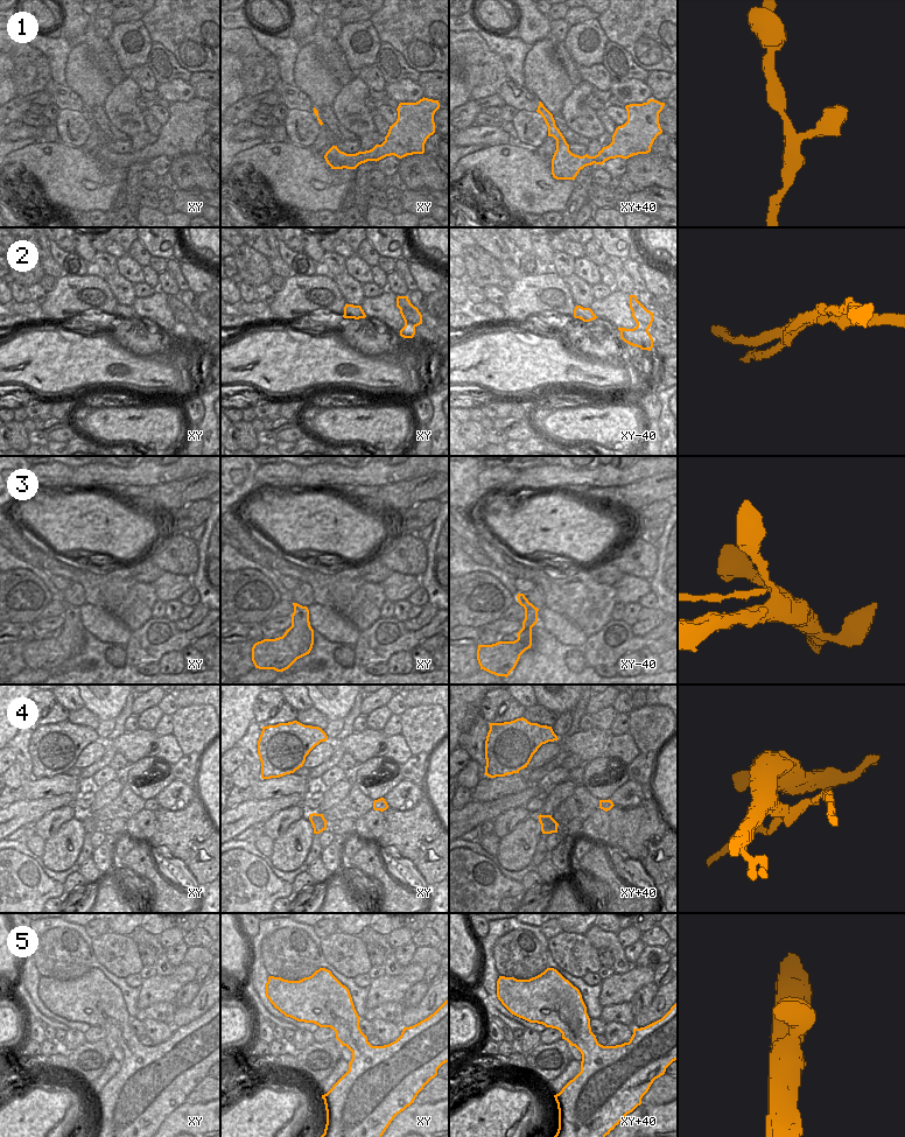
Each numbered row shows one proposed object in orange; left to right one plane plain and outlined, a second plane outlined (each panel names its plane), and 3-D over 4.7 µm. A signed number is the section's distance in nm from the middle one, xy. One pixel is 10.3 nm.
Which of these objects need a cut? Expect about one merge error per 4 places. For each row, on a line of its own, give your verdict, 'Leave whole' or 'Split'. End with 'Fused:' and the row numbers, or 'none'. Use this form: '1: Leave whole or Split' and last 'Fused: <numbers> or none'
1: Leave whole
2: Split
3: Leave whole
4: Split
5: Leave whole
Fused: 2, 4

